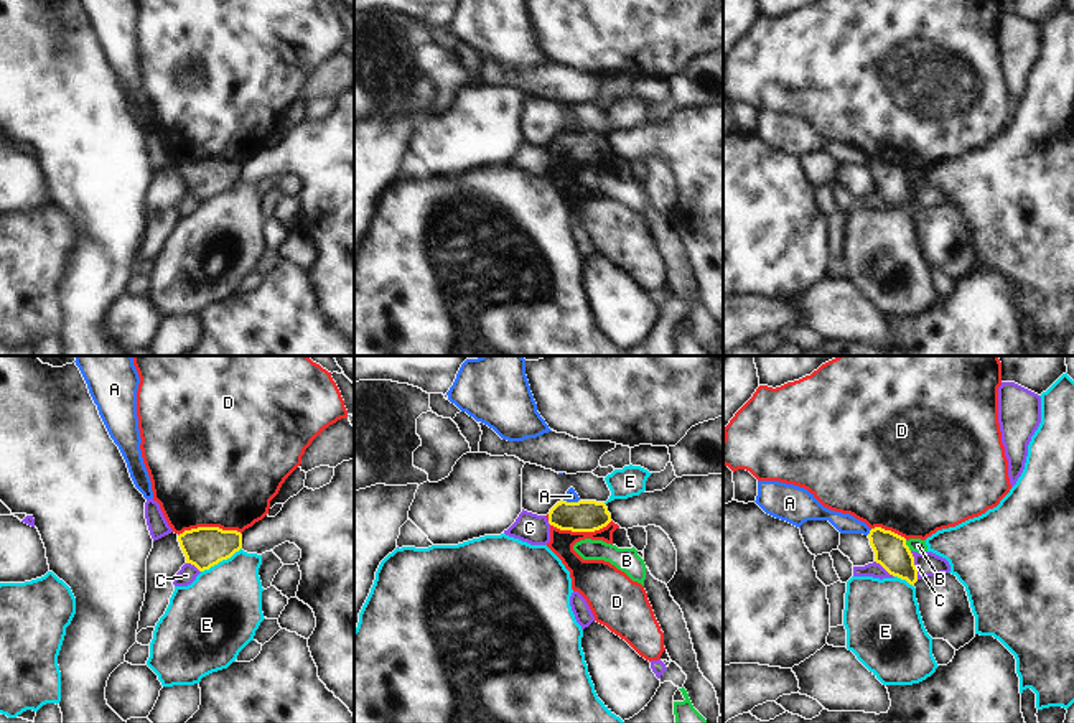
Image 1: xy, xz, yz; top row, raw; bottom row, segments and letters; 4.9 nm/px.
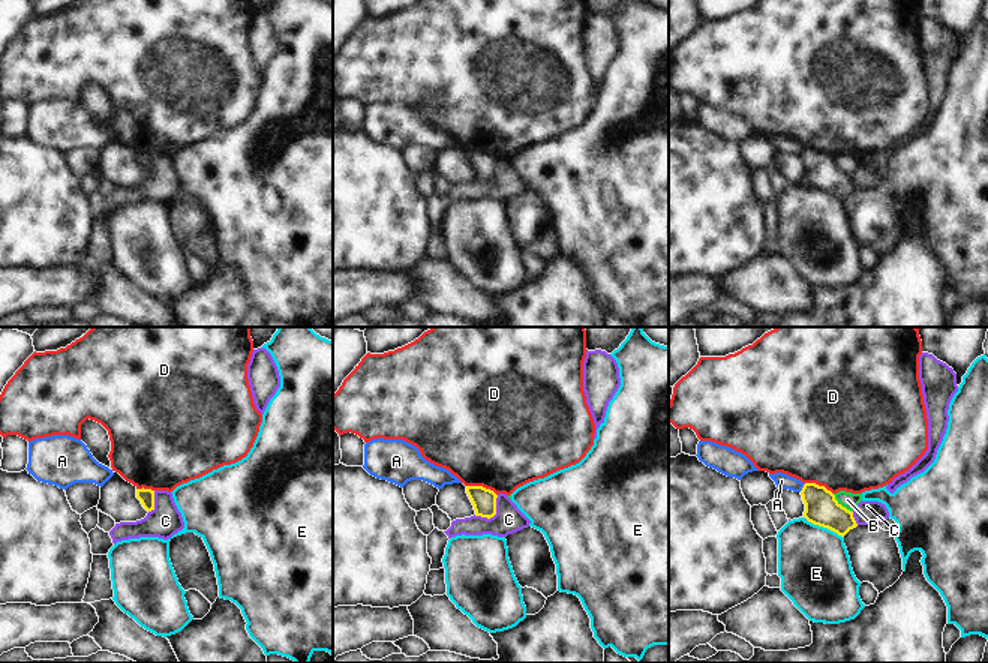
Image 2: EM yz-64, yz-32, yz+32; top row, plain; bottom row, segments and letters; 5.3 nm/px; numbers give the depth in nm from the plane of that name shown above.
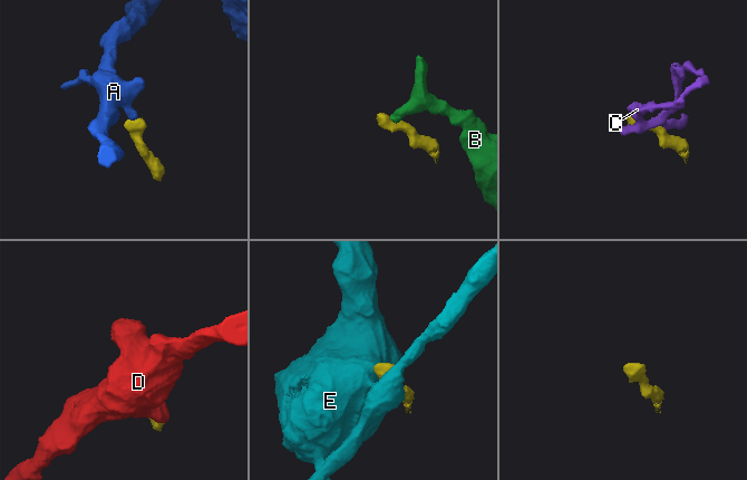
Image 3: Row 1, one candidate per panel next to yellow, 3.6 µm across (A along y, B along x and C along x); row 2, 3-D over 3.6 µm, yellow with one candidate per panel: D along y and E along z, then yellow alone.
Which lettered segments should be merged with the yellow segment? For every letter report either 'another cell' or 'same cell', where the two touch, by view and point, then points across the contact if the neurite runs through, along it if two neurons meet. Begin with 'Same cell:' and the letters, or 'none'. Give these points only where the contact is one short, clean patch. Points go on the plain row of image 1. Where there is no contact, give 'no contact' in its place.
Same cell: none
A: another cell; meets yellow in xz at (572, 134); border along xz (564, 130), (579, 132)
B: another cell; meets yellow in yz at (906, 177); border along yz (905, 172), (910, 181)
C: another cell; meets yellow in yz at (915, 196)
D: another cell; meets yellow in xy at (210, 158)
E: another cell; meets yellow in xy at (221, 191); border along xy (241, 178), (201, 203)

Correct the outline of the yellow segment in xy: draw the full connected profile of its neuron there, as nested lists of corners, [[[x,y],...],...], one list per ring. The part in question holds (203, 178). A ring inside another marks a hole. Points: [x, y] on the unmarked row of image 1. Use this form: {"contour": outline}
{"contour": [[[198,158],[180,165],[178,173],[186,194],[204,203],[239,183],[242,180],[242,165],[219,158]]]}

